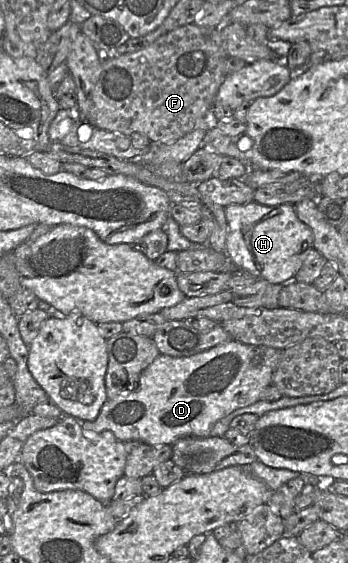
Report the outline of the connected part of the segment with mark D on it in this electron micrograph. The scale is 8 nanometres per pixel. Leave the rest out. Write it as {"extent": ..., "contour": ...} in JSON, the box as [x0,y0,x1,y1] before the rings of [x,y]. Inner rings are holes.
{"extent":[84,340,283,445],"contour":[[[229,340],[189,357],[161,354],[142,372],[136,389],[108,399],[94,421],[84,421],[86,436],[111,431],[122,442],[139,441],[149,445],[173,445],[184,437],[210,437],[215,423],[239,408],[261,400],[262,392],[272,384],[272,374],[283,350]]]}

